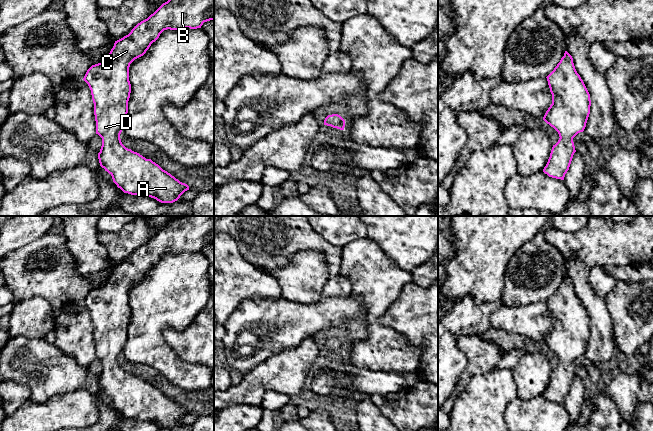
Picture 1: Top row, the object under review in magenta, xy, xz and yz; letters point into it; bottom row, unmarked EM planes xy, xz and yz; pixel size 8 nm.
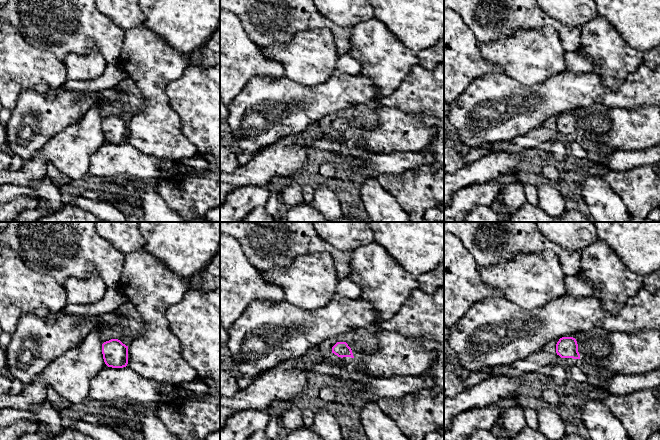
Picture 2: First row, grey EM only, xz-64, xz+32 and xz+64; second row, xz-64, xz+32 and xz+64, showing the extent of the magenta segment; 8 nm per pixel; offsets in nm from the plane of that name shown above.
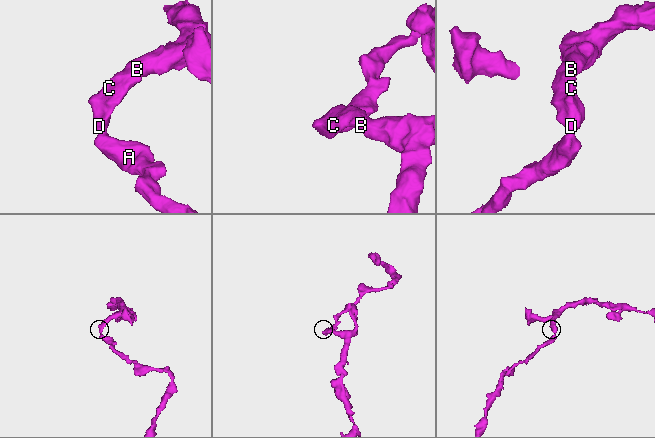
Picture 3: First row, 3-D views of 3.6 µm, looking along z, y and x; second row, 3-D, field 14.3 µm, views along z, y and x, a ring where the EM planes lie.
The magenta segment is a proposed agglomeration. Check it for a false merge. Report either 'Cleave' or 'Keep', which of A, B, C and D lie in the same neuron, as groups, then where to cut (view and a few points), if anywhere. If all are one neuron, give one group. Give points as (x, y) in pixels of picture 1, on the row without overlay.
Keep. Groups: A B C D. No split

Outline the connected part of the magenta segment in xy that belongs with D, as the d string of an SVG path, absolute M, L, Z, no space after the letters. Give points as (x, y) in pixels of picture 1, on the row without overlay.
M176 216L147 243L138 247L128 259L115 265L110 277L101 287L92 289L83 302L91 314L96 358L102 362L98 377L100 390L112 400L113 406L124 417L151 421L161 427L173 427L189 414L187 408L180 406L151 383L126 372L120 358L128 337L131 317L130 288L143 280L164 254L197 253L210 244L214 244L214 216Z

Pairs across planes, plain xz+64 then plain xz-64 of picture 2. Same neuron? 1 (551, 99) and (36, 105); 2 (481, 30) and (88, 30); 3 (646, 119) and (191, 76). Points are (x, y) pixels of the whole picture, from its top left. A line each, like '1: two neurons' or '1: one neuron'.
1: one neuron
2: one neuron
3: two neurons

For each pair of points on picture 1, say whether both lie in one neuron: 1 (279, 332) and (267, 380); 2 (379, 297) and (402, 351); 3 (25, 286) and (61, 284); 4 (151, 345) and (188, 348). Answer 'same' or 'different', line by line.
1: different
2: same
3: same
4: different

